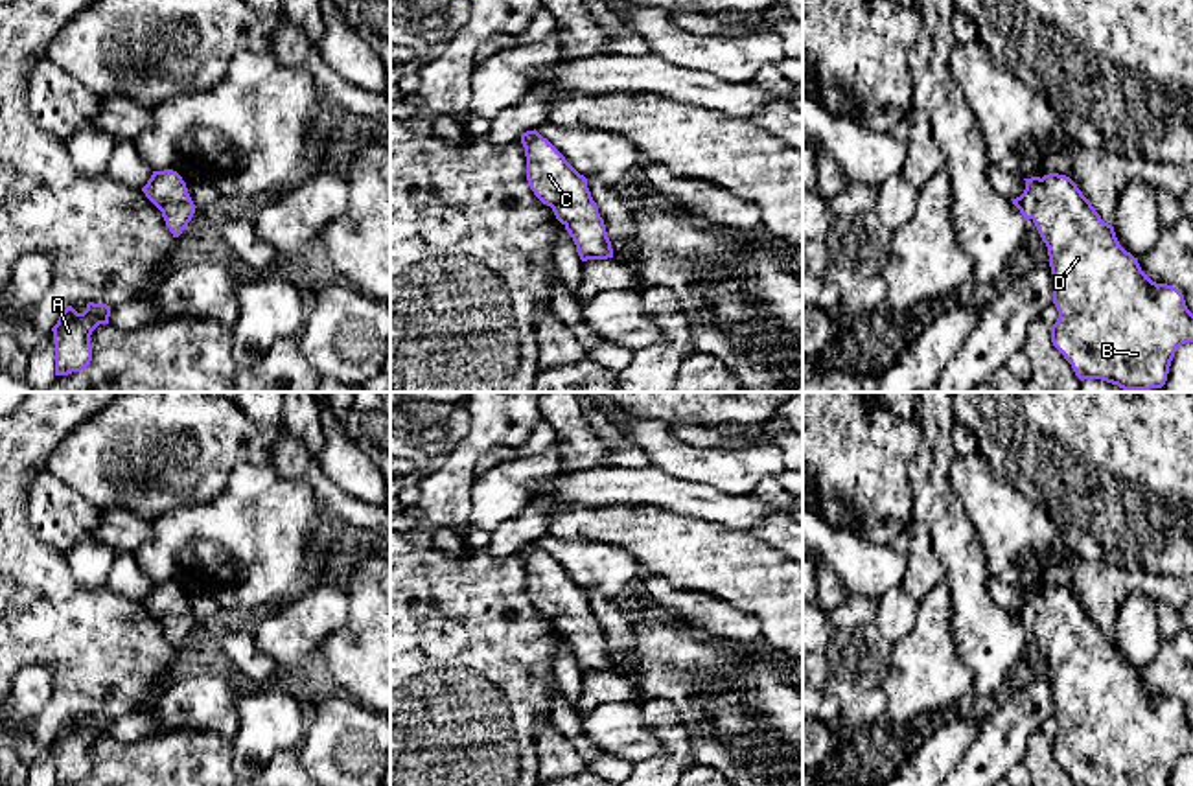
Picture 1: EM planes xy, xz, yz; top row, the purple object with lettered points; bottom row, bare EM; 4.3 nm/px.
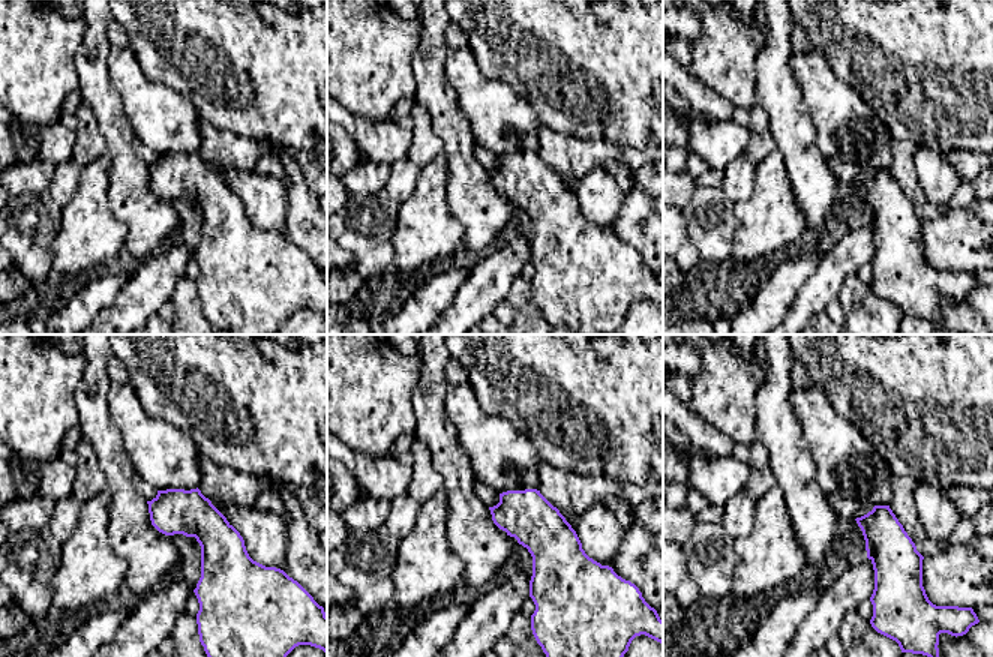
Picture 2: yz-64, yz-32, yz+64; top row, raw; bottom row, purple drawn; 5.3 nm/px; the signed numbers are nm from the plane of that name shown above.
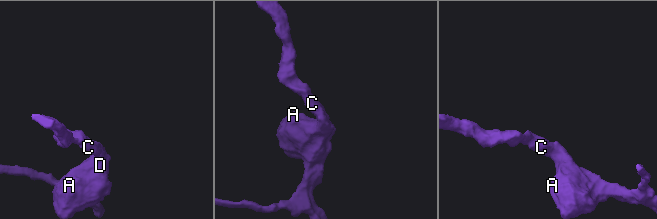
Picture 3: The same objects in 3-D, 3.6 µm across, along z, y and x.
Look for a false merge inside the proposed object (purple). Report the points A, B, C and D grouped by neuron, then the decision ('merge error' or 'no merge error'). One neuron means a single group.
groups A B C D; no merge error

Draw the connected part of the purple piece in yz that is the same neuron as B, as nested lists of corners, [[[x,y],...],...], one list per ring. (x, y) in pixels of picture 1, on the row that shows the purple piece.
[[[1059,173],[1024,179],[1025,190],[1013,204],[1033,221],[1048,247],[1053,274],[1053,304],[1059,311],[1051,342],[1075,376],[1118,385],[1125,392],[1162,388],[1175,352],[1193,342],[1193,313],[1184,295],[1152,282],[1138,258],[1127,252],[1077,184]]]

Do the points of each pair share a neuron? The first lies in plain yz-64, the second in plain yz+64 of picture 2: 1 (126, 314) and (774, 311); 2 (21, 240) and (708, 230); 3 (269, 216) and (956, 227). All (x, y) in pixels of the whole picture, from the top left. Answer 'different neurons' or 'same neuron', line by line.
1: different neurons
2: same neuron
3: different neurons

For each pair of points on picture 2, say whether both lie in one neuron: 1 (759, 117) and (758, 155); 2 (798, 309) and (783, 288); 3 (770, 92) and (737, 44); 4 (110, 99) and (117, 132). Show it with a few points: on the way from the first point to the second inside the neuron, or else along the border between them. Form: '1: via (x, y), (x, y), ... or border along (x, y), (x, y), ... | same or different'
1: via (759, 126), (759, 146) | same
2: border along (813, 273), (800, 288), (783, 318) | different
3: border along (764, 36), (764, 45), (755, 62), (756, 104) | different
4: via (110, 107), (114, 125) | same

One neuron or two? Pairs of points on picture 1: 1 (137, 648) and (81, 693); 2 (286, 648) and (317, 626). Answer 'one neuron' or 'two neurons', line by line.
1: one neuron
2: one neuron

